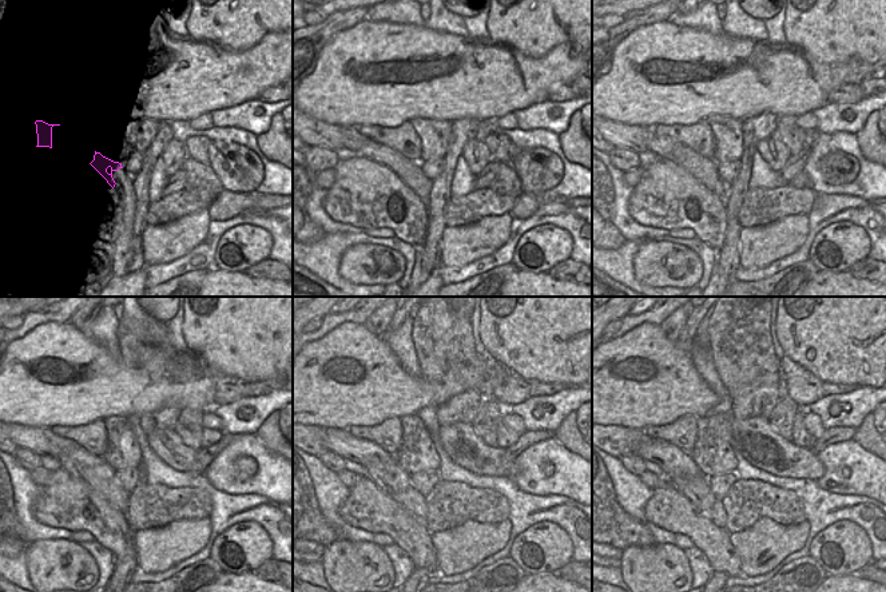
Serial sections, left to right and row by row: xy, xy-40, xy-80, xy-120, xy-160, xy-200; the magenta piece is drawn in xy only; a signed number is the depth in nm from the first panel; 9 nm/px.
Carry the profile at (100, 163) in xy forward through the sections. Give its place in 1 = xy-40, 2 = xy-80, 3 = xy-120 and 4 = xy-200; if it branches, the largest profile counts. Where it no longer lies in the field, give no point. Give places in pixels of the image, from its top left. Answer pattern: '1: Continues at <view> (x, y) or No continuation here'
1: Continues at xy-40 (400, 165)
2: Continues at xy-80 (703, 169)
3: Continues at xy-120 (92, 469)
4: Continues at xy-200 (696, 489).

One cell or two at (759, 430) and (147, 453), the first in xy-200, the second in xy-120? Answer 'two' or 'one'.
two

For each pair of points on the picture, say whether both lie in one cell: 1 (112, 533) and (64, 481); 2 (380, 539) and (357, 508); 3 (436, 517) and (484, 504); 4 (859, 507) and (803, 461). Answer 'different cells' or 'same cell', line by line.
1: same cell
2: different cells
3: same cell
4: different cells

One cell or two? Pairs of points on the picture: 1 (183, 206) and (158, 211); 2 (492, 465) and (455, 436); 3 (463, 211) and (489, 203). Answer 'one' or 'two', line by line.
1: one
2: one
3: one

